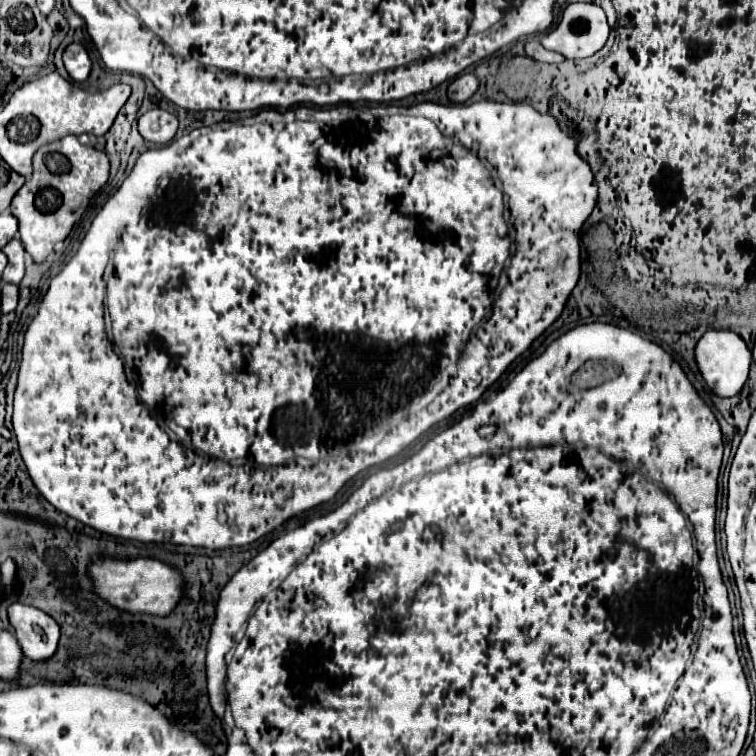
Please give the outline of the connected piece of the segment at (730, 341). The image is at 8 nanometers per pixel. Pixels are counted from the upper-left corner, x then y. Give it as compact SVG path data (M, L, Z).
M708 330L698 340L694 358L696 358L698 370L704 378L704 382L720 398L732 398L742 390L742 386L748 378L750 362L752 362L752 354L750 354L746 342L736 332L730 332L730 330Z

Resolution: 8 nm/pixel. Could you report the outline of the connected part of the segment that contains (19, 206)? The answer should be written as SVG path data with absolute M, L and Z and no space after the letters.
M66 136L34 154L34 174L16 192L12 200L12 214L18 220L18 234L24 250L42 264L52 254L54 244L64 240L74 222L84 214L90 196L94 196L108 180L108 156L92 146L84 146L76 136Z

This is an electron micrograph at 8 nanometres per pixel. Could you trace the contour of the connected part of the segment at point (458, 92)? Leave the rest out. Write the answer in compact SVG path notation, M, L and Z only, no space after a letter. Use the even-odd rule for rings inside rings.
M464 74L464 76L458 76L448 86L446 94L450 102L466 102L476 90L478 90L478 78L474 74Z

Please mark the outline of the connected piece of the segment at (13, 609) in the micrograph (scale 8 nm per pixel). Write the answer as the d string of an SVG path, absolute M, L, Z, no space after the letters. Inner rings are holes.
M16 602L8 608L8 620L16 628L16 638L26 658L42 662L56 652L60 626L46 612Z

